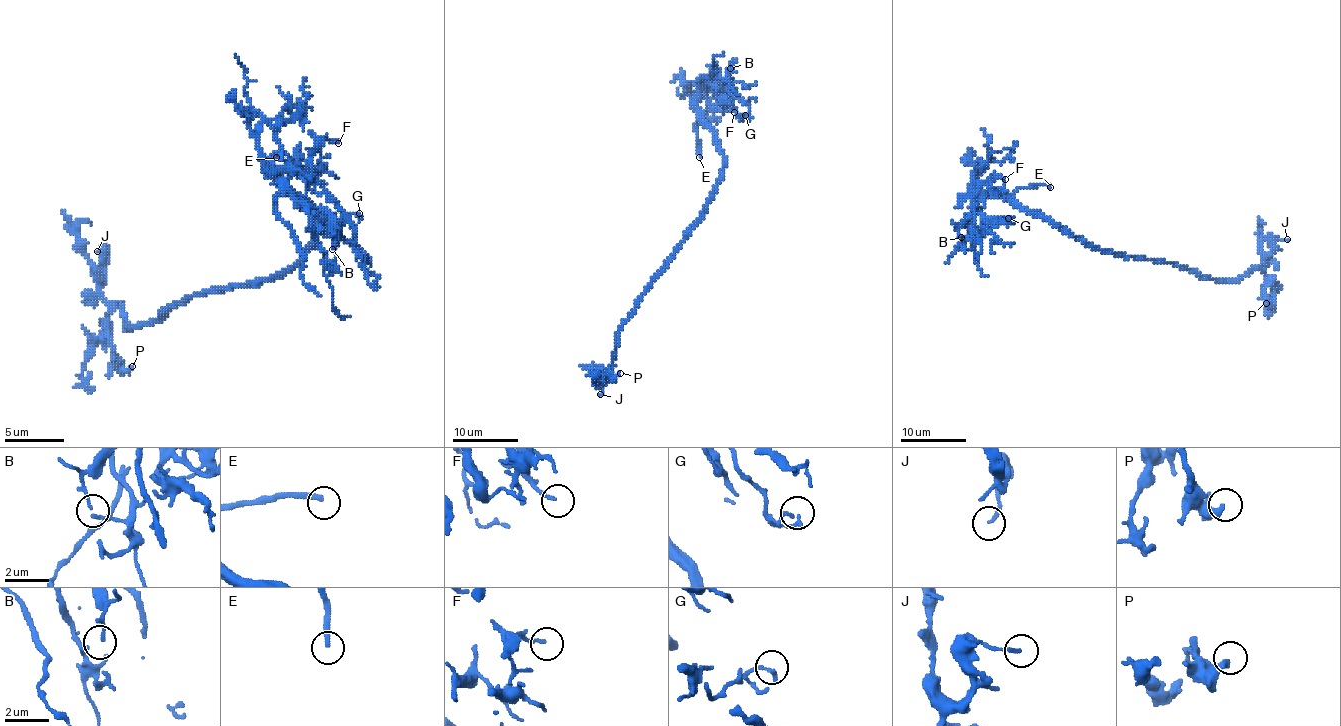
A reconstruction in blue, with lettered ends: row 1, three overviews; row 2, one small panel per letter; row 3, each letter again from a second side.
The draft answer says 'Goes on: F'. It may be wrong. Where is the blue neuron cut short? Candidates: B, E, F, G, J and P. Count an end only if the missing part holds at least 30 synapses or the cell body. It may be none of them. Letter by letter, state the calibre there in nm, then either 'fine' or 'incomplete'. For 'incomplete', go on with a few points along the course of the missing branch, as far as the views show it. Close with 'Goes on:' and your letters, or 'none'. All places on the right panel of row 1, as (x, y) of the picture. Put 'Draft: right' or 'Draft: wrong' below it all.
B: 80 nm thick; fine
E: 240 nm thick; incomplete
F: 140 nm thick; fine
G: 150 nm thick; fine
J: 150 nm thick; fine
P: 360 nm thick; fine
Goes on: E
Draft: wrong

